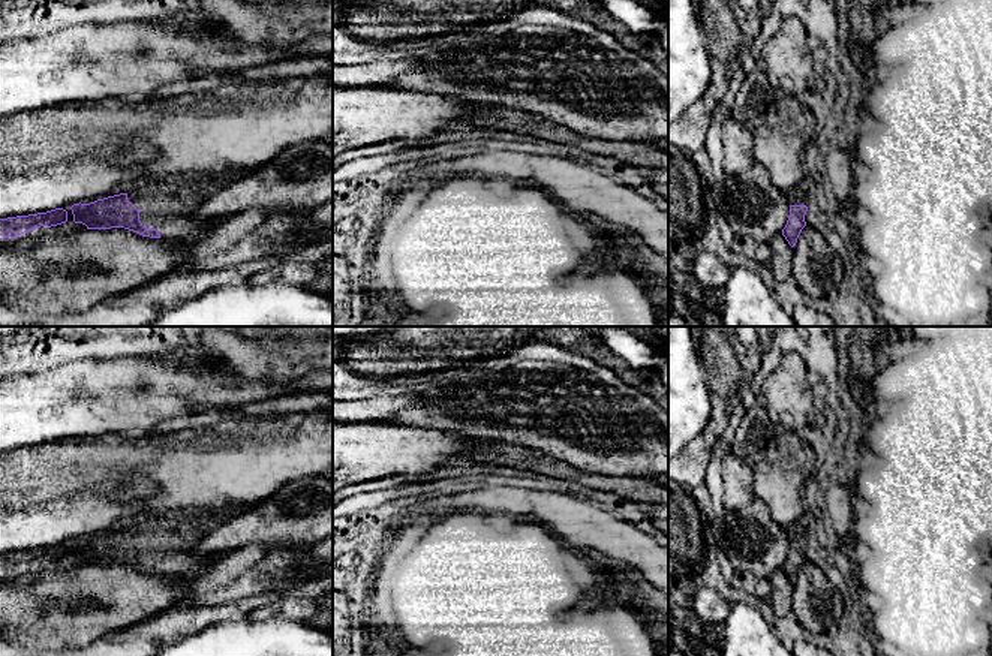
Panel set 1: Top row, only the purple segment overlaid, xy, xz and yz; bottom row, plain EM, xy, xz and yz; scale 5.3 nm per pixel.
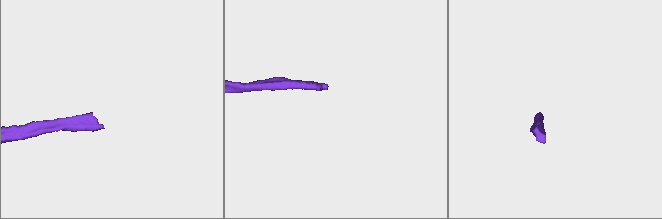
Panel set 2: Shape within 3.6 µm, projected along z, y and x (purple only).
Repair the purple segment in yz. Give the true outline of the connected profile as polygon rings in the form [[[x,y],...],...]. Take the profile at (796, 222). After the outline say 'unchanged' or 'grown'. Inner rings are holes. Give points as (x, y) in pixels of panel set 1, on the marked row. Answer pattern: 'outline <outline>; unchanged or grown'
outline [[[797,186],[787,190],[785,196],[790,204],[790,216],[785,228],[782,229],[782,235],[785,237],[788,244],[794,247],[802,229],[806,226],[806,222],[805,222],[805,214],[808,211],[806,193],[803,189]]]; grown

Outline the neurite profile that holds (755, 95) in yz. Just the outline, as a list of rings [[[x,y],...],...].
[[[758,66],[746,75],[739,88],[731,106],[731,118],[752,124],[773,103],[775,93],[766,70]]]

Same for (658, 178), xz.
[[[643,169],[655,192],[668,201],[668,169]]]

